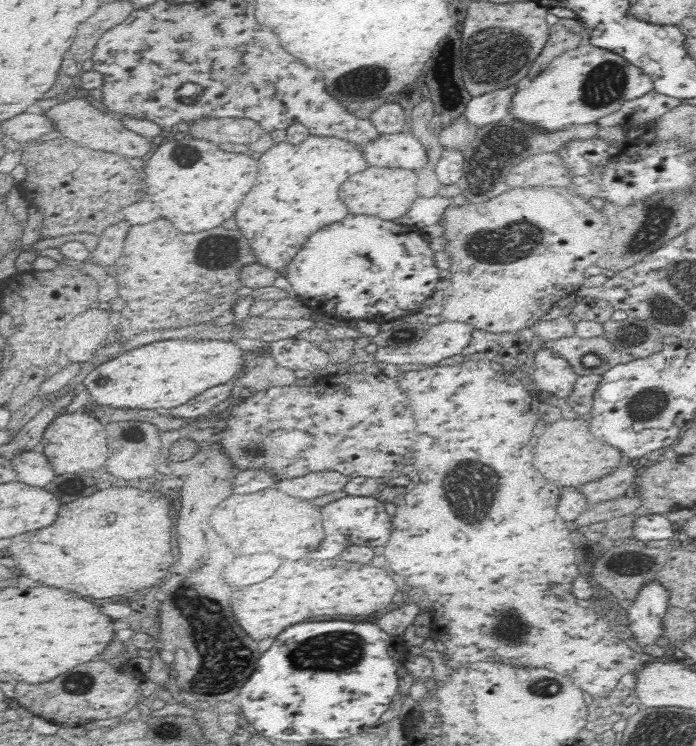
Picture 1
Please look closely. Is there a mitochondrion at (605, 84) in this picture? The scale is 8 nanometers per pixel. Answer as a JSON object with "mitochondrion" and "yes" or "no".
{"mitochondrion":"yes"}

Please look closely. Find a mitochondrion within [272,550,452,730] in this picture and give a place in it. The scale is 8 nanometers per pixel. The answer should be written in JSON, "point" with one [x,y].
{"point":[339,649]}

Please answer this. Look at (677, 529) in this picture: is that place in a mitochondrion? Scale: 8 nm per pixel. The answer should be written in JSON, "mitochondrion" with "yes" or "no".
{"mitochondrion":"no"}

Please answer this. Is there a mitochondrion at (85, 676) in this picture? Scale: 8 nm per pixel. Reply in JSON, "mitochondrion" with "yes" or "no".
{"mitochondrion":"yes"}

